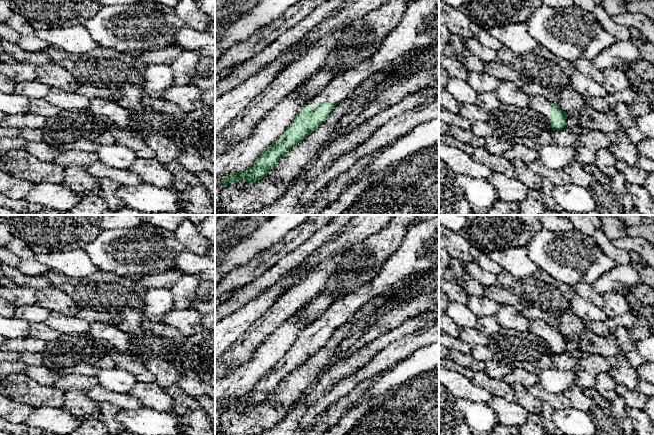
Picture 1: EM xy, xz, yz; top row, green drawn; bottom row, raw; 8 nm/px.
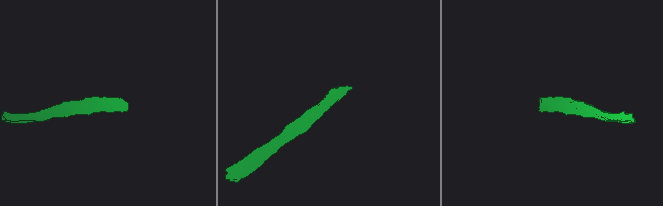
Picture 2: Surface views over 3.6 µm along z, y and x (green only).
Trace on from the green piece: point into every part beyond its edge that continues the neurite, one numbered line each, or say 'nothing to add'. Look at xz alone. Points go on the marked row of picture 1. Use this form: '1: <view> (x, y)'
1: xz (419, 26)

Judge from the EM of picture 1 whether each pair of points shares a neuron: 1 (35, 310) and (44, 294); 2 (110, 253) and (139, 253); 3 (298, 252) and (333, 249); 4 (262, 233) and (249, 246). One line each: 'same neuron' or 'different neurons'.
1: different neurons
2: same neuron
3: different neurons
4: same neuron

